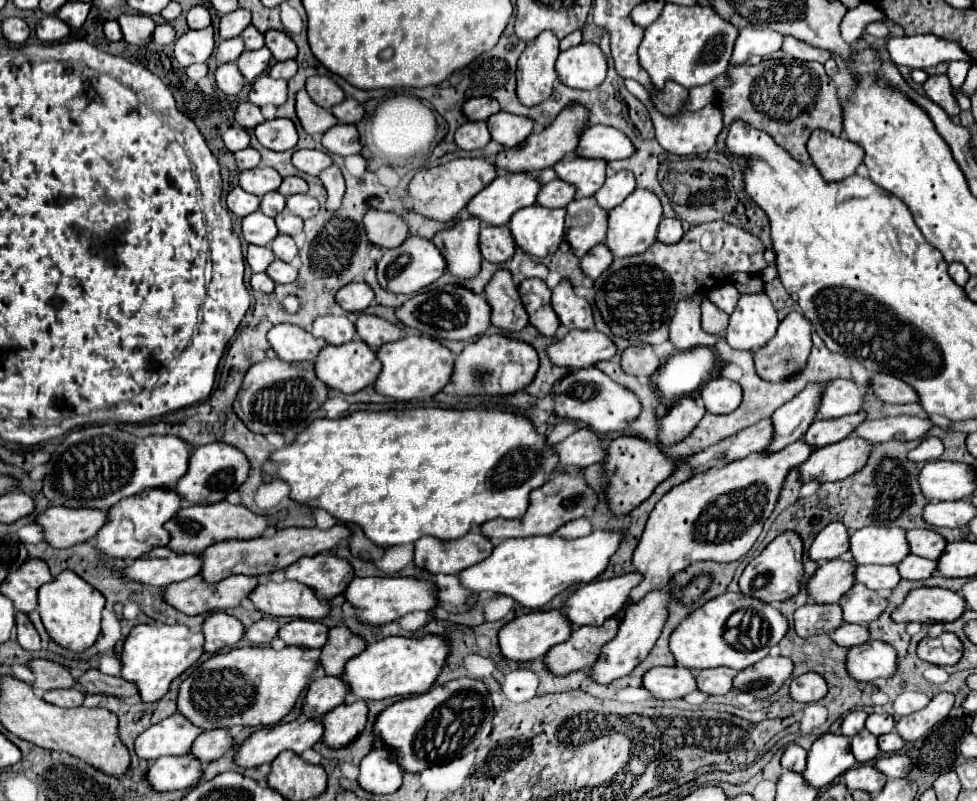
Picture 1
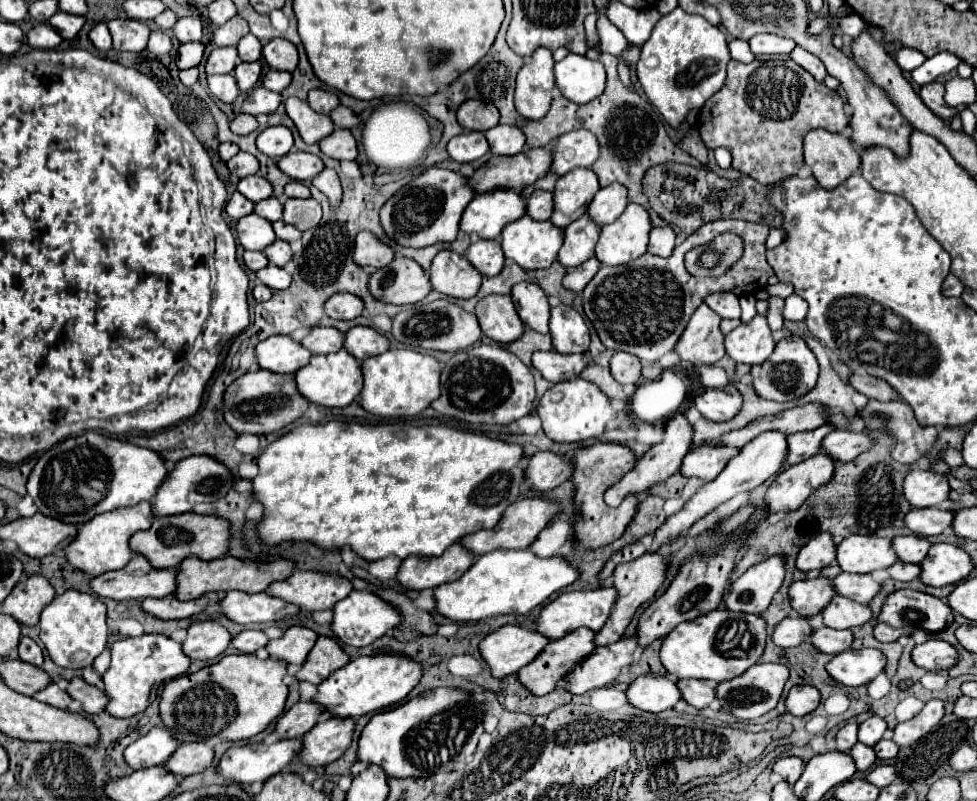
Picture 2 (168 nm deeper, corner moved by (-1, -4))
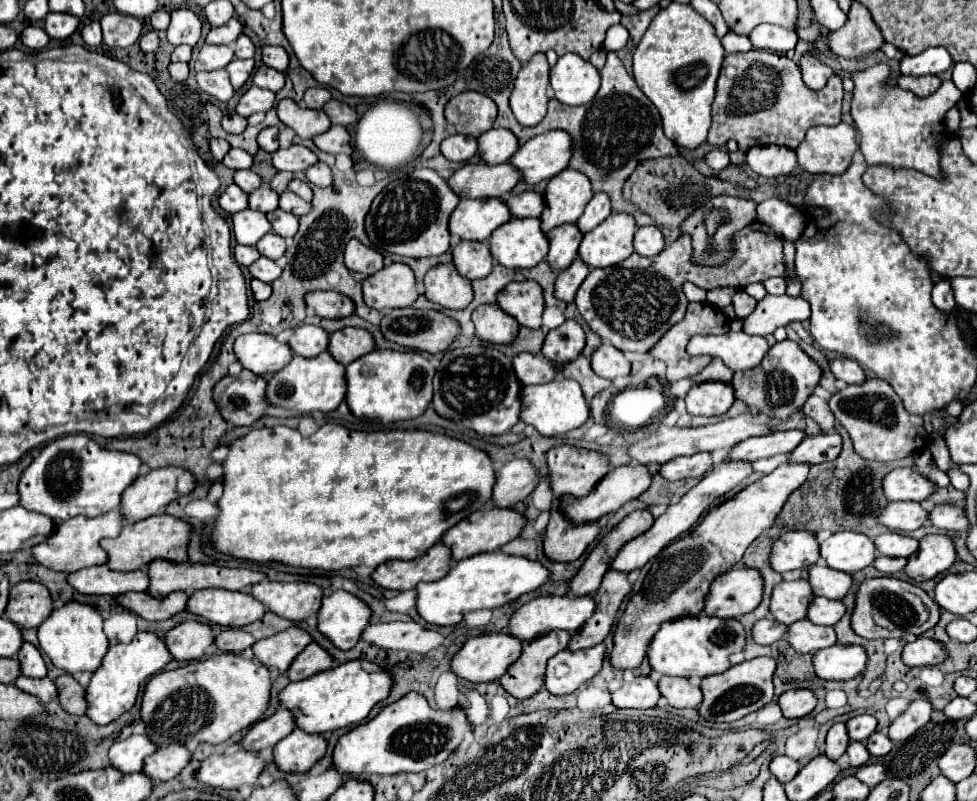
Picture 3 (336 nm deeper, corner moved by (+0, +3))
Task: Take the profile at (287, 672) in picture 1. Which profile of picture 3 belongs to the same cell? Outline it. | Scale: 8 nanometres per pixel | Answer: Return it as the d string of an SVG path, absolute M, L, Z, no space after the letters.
M220 653L212 655L204 661L188 663L186 667L174 671L162 671L154 675L142 695L140 717L146 723L146 735L156 747L164 747L170 743L186 743L196 739L200 743L224 743L234 733L248 729L252 723L260 719L270 701L270 671L254 659L242 659L236 653Z

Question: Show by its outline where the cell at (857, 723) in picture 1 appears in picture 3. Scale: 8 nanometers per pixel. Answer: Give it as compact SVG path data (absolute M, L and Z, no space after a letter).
M834 723L826 735L826 757L828 759L838 759L846 747L848 747L850 739L846 733L846 725L844 723Z

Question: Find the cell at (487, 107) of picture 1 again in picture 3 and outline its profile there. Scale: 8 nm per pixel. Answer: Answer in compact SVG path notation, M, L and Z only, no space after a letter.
M464 91L446 103L446 121L456 127L456 133L478 137L494 127L496 103L476 91Z

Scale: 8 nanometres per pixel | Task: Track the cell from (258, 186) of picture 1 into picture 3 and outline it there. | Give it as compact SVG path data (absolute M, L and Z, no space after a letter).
M240 169L240 171L236 171L234 183L236 183L244 193L250 193L250 191L254 191L254 189L258 189L258 187L262 185L260 177L258 177L252 169Z

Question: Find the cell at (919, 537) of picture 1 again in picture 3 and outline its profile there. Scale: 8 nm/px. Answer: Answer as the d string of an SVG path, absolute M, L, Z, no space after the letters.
M888 531L874 539L876 551L886 557L910 557L918 549L918 541L894 531Z

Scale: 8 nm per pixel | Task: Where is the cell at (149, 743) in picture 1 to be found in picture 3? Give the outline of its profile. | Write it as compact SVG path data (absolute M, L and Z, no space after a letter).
M130 735L128 739L114 743L108 751L108 757L110 757L110 765L116 767L118 771L136 773L136 771L142 771L144 757L152 755L154 751L156 751L156 747L152 745L152 741L148 737Z

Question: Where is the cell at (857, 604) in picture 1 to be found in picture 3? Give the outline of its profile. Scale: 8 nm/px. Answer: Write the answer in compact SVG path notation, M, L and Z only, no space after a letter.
M814 597L808 607L806 619L816 625L836 625L844 613L846 613L846 607L842 601Z

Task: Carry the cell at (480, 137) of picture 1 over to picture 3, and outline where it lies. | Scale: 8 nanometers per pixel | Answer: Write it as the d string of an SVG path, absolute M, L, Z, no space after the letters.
M450 135L448 139L442 141L440 149L448 161L466 163L476 155L478 143L474 137L468 137L468 135Z

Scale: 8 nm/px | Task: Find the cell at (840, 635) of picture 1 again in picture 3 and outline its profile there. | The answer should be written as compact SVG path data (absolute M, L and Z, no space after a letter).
M802 619L788 627L784 641L788 641L788 645L796 649L796 653L814 653L834 645L836 633L832 627L814 625L808 619Z

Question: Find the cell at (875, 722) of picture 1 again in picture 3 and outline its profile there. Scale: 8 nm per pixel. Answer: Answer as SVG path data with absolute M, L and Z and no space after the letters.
M868 713L856 715L850 721L846 721L846 727L848 727L850 741L866 741L870 737L870 733L876 731L876 719Z

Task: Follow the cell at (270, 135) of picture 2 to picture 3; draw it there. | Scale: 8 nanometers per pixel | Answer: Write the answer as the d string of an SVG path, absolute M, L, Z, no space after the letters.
M278 127L262 129L258 135L258 145L260 145L260 149L264 149L268 153L278 151Z

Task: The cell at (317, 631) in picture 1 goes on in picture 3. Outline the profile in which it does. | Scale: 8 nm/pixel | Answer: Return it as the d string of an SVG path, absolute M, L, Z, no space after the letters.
M290 627L286 631L280 631L272 637L260 639L252 645L254 651L254 659L260 661L264 667L274 667L278 669L278 673L284 673L290 663L294 661L294 657L312 641L312 637L298 629L298 627Z

